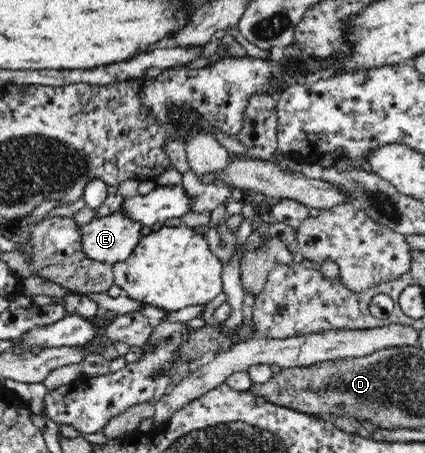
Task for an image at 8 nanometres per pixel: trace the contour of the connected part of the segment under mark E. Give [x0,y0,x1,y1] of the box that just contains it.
[80,212,141,265]

